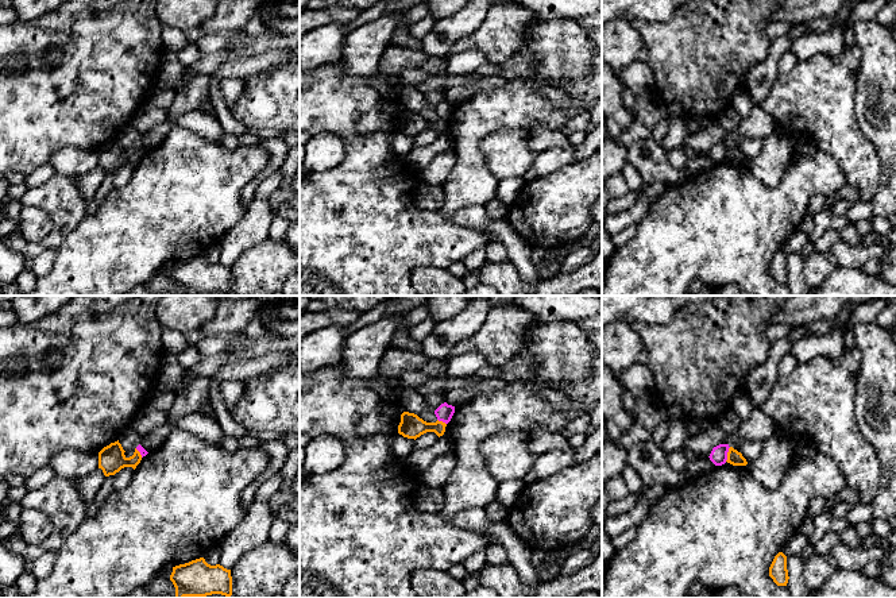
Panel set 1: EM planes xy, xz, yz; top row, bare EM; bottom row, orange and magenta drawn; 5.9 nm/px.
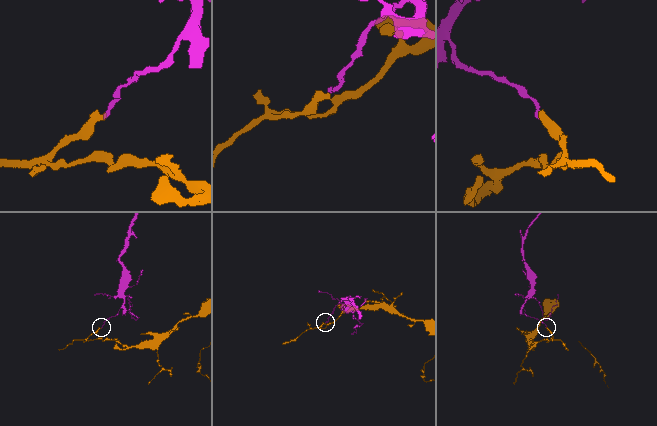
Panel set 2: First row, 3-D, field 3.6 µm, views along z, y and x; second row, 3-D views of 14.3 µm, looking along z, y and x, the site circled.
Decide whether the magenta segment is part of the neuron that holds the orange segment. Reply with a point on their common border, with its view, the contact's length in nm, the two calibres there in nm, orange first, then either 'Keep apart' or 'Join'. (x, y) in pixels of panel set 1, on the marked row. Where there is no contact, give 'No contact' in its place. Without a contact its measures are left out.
Touches orange at yz (728, 454). Shared border 90 nm. Thickness 90 nm (orange) against 100 nm. Keep apart

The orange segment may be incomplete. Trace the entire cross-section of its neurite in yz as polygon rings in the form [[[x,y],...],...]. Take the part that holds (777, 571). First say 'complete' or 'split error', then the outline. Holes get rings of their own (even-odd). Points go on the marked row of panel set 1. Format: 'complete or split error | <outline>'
complete | [[[779,552],[771,567],[769,567],[769,576],[777,586],[787,586],[788,583],[788,570],[787,570],[787,556],[783,552]]]

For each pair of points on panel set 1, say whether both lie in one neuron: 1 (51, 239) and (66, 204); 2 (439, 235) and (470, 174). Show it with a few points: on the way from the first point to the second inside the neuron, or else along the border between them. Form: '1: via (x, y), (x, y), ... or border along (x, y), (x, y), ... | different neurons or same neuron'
1: via (57, 231), (65, 220), (65, 212) | same neuron
2: border along (439, 211), (452, 222) | different neurons

